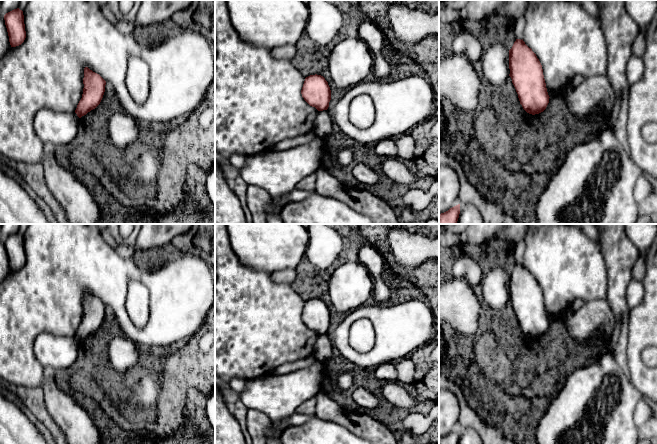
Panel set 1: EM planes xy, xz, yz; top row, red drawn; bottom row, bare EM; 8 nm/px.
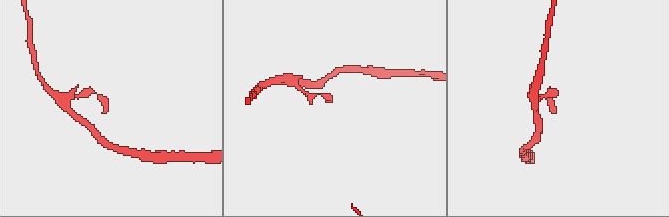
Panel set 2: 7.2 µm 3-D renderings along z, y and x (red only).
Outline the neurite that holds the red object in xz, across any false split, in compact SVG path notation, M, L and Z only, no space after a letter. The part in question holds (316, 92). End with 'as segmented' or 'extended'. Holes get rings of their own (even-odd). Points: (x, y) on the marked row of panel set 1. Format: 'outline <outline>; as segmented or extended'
outline M315 74L306 77L301 94L304 100L318 111L328 109L331 90L323 76Z; as segmented

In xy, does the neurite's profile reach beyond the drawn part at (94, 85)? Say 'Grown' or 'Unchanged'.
Unchanged

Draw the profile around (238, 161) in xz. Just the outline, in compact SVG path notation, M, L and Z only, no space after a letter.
M234 154L229 158L229 165L238 169L239 171L242 170L247 163L247 156L241 154Z

